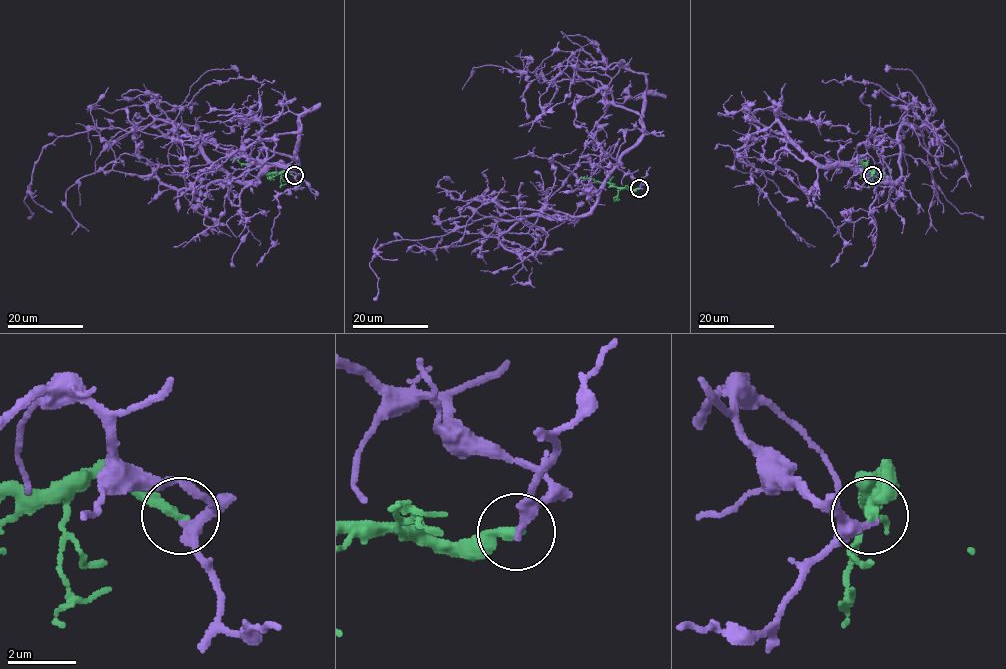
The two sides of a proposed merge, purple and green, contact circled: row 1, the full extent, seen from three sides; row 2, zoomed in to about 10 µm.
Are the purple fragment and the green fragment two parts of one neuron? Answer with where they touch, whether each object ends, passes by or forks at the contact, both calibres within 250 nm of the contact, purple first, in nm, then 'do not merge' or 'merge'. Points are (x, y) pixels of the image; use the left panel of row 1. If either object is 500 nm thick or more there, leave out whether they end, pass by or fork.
at (294, 175); purple passes by; green ends there; 240 nm thick on the purple side, 300 nm on the other; do not merge

